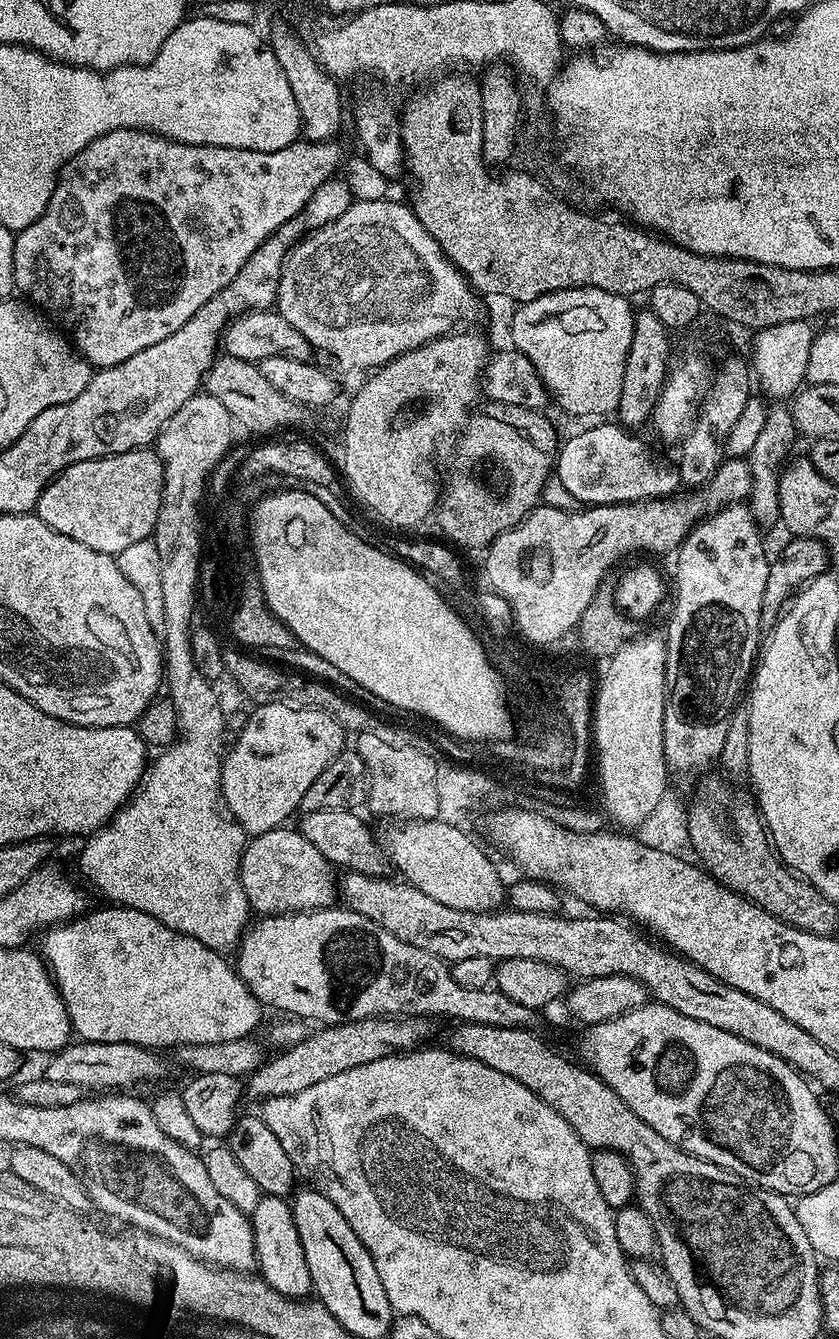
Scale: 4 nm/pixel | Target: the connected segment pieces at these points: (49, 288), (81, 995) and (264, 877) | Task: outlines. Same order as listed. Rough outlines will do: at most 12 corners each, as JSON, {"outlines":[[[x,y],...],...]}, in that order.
{"outlines":[[[119,128],[15,233],[93,369],[182,330],[336,142]],[[123,906],[43,933],[81,1041],[251,1037],[223,955]],[[288,827],[252,836],[242,890],[261,917],[331,908],[338,876]]]}

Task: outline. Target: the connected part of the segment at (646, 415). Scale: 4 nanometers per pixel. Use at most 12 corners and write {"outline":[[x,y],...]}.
{"outline":[[637,311],[619,423],[651,421],[673,355],[658,314]]}

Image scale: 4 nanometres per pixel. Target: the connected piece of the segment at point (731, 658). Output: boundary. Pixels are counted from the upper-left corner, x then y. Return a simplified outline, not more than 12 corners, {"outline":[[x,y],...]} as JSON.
{"outline":[[747,503],[676,556],[664,760],[715,765],[770,556]]}

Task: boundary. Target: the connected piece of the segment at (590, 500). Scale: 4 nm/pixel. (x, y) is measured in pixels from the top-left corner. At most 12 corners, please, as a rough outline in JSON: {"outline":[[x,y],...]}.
{"outline":[[627,427],[561,443],[554,476],[581,505],[659,500],[675,463]]}

